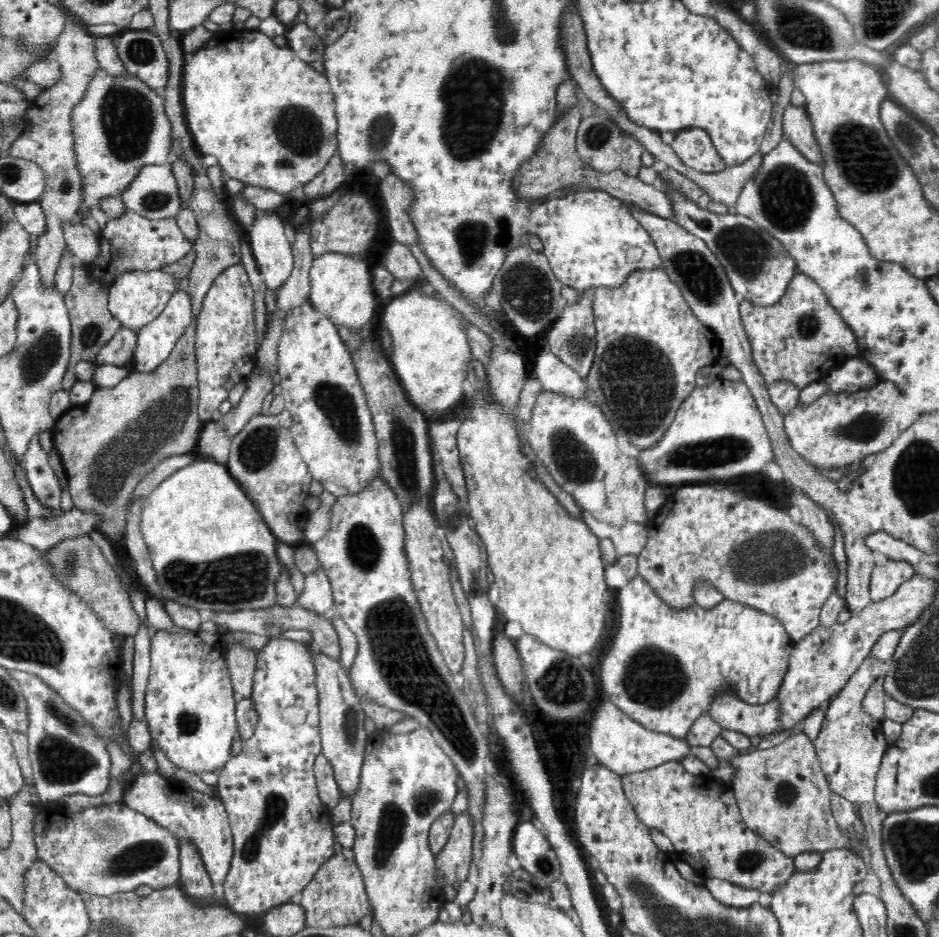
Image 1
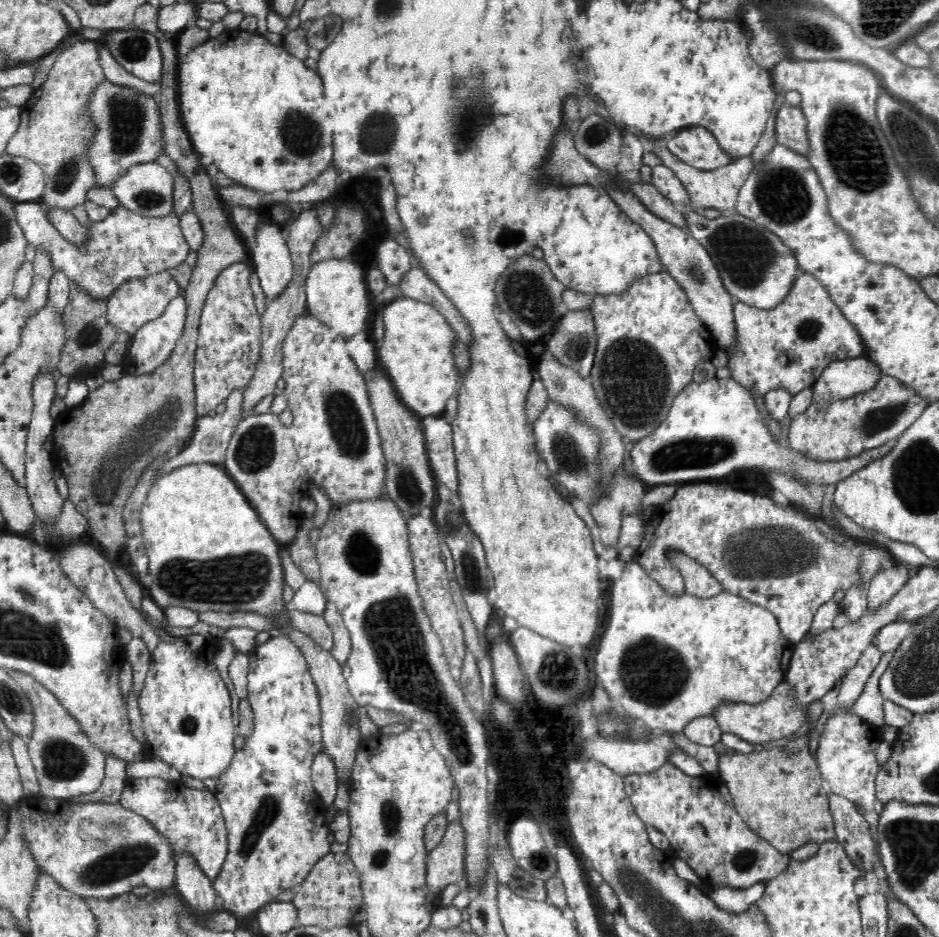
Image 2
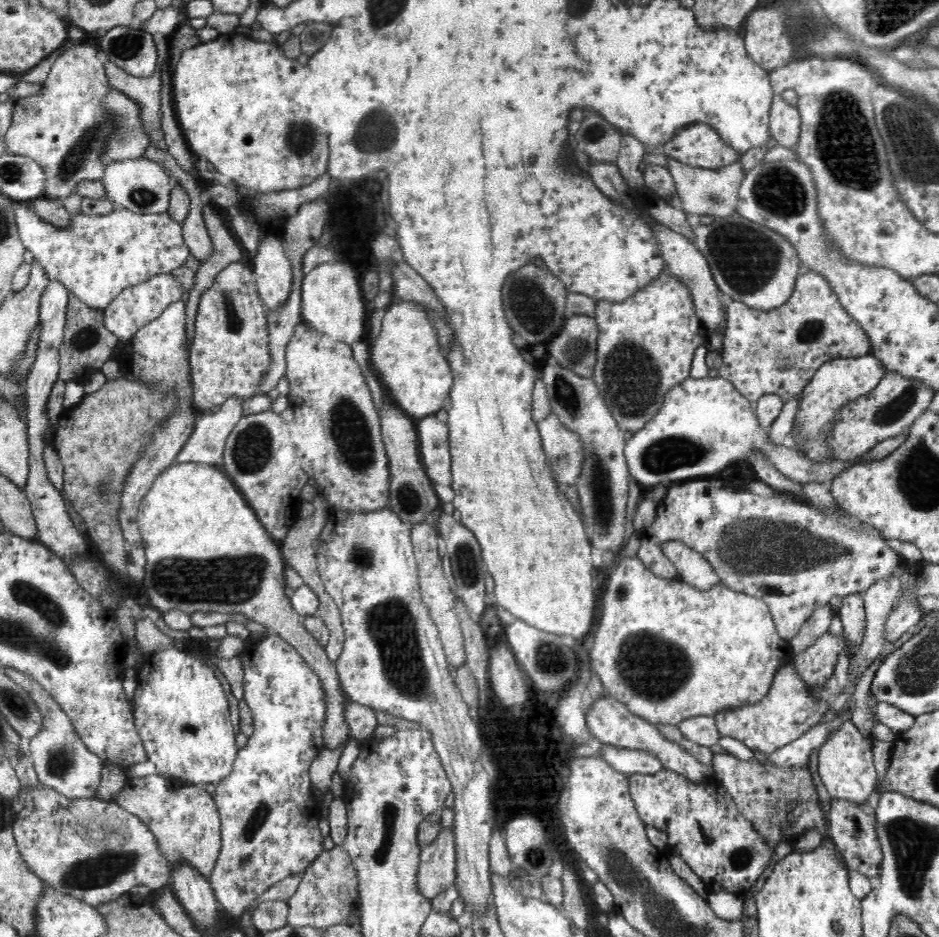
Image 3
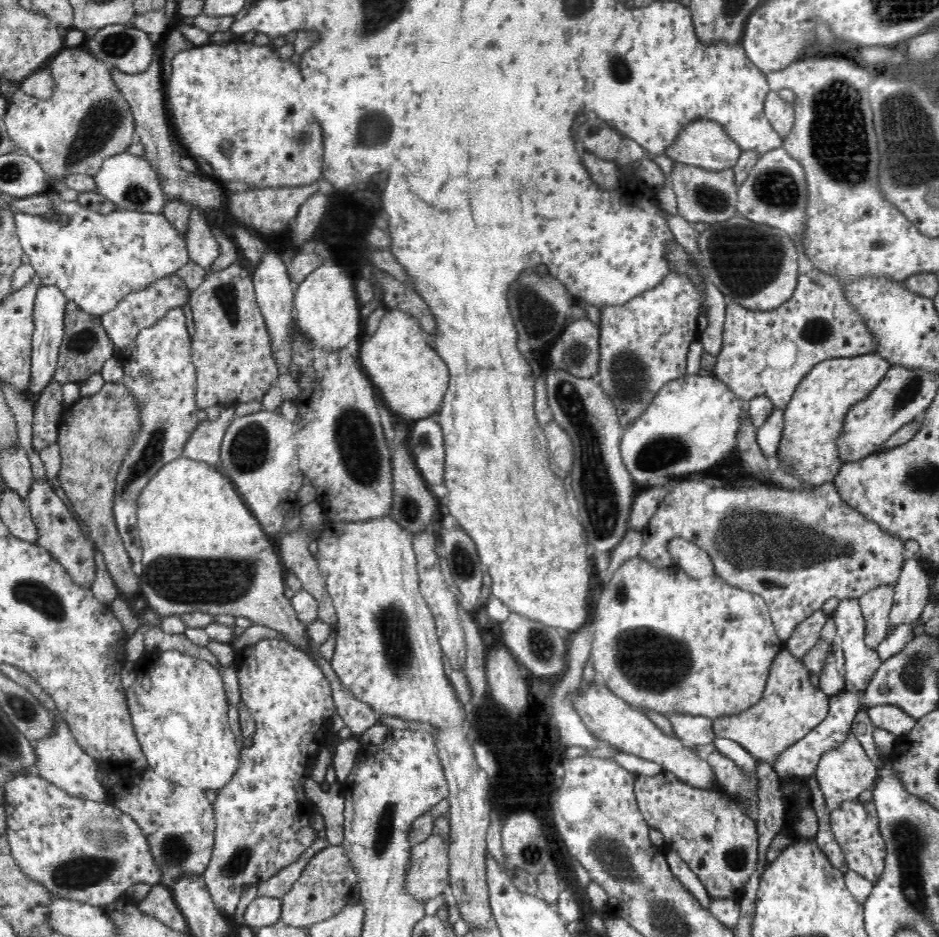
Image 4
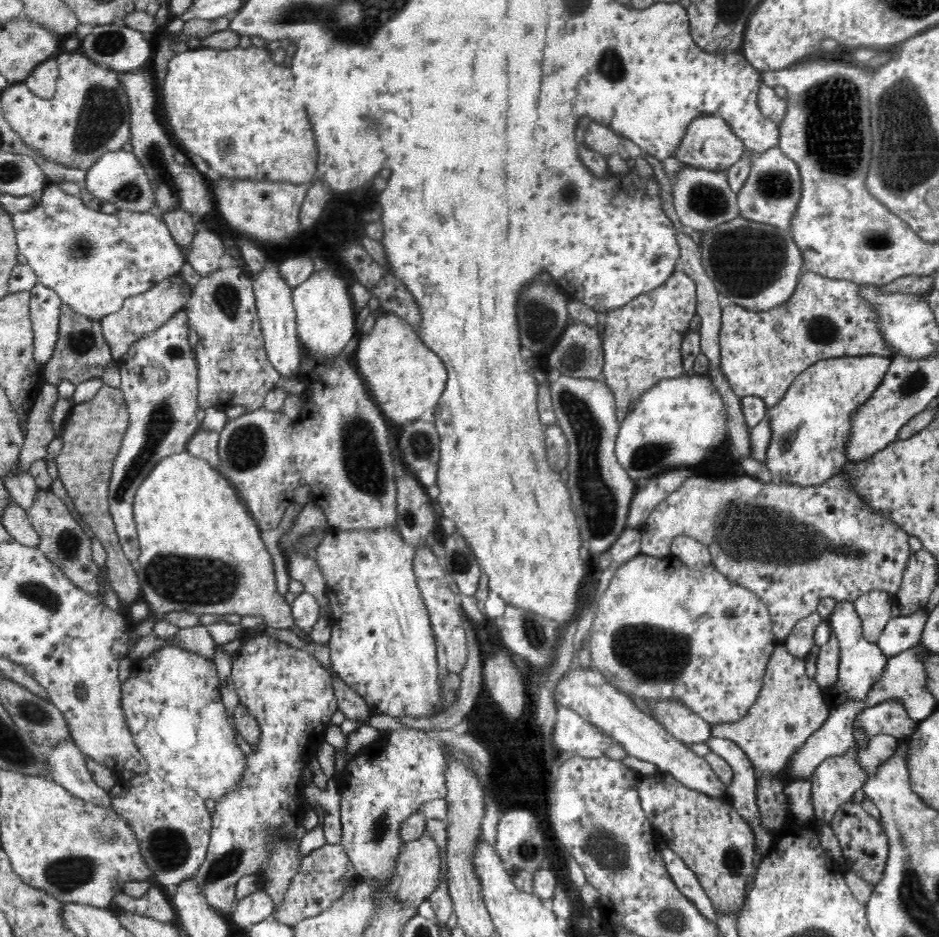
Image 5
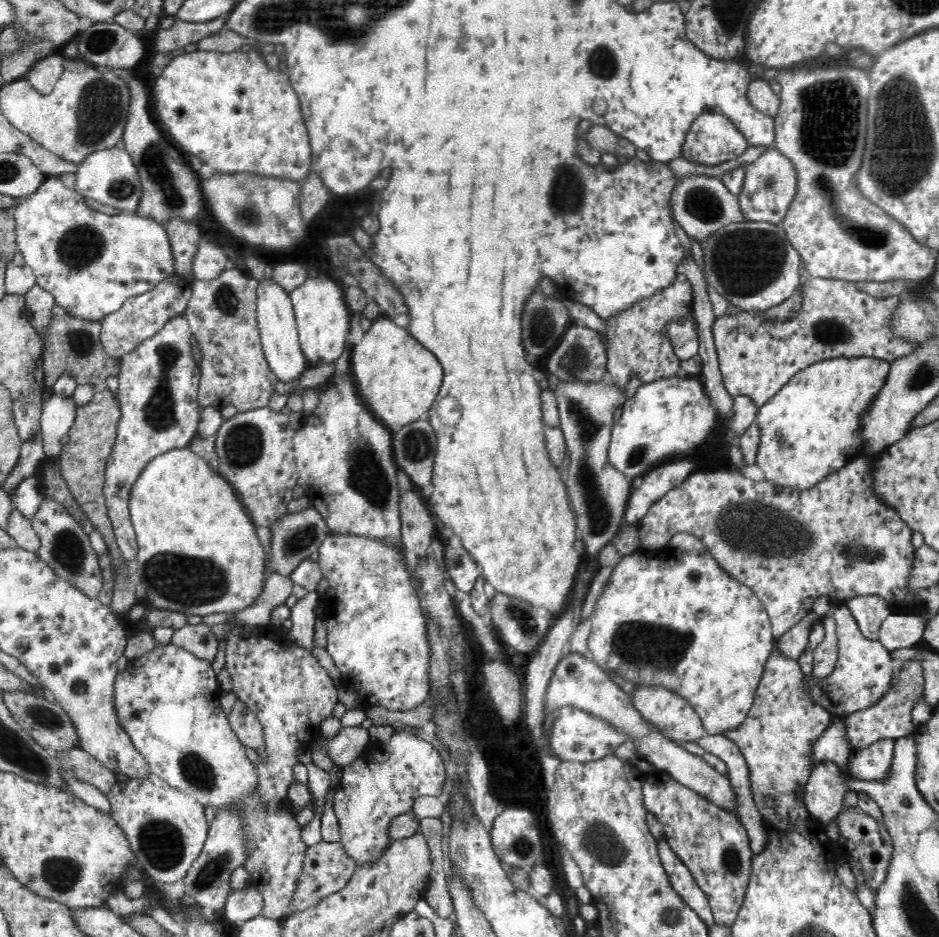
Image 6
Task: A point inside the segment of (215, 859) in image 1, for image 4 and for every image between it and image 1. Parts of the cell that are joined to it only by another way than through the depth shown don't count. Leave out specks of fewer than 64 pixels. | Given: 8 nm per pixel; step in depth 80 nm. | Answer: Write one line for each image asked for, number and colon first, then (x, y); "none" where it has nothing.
2: (191, 820)
3: (184, 818)
4: (179, 821)

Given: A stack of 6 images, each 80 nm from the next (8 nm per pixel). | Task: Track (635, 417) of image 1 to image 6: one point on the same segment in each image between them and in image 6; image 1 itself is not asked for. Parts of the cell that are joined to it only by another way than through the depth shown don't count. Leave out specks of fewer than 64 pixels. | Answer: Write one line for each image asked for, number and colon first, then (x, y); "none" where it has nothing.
2: (649, 340)
3: (645, 346)
4: (643, 344)
5: (642, 341)
6: (637, 344)

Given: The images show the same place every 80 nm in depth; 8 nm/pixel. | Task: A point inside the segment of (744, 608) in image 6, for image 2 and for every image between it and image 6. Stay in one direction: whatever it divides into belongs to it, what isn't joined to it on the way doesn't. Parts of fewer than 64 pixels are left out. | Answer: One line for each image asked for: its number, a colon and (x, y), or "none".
2: (665, 660)
3: (668, 651)
4: (663, 641)
5: (663, 631)

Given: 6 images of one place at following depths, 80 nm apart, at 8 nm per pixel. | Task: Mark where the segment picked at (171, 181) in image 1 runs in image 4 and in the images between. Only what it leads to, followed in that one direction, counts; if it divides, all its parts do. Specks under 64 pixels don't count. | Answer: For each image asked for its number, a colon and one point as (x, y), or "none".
2: (147, 189)
3: (142, 186)
4: (127, 180)

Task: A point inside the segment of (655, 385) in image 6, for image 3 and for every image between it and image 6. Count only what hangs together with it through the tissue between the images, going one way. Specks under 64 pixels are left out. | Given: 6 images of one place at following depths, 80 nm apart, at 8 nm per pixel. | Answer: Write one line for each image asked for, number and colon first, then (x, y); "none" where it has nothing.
3: (704, 425)
4: (692, 423)
5: (680, 421)

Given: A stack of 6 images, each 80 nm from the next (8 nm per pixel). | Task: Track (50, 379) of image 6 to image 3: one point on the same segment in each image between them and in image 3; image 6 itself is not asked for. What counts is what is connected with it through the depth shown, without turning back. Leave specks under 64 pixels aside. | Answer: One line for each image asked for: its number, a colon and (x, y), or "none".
3: (87, 343)
4: (86, 346)
5: (80, 353)

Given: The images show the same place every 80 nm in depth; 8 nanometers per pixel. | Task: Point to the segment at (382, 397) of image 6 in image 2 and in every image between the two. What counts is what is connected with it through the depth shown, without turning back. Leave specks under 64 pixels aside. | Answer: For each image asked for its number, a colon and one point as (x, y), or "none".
2: (416, 353)
3: (406, 356)
4: (413, 378)
5: (407, 378)

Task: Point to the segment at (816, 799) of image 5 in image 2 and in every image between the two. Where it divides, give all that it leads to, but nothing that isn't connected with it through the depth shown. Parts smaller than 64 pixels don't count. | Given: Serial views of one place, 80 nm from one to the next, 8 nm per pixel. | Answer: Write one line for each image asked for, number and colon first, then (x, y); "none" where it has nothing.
2: (846, 758)
3: (845, 764)
4: (844, 773)

